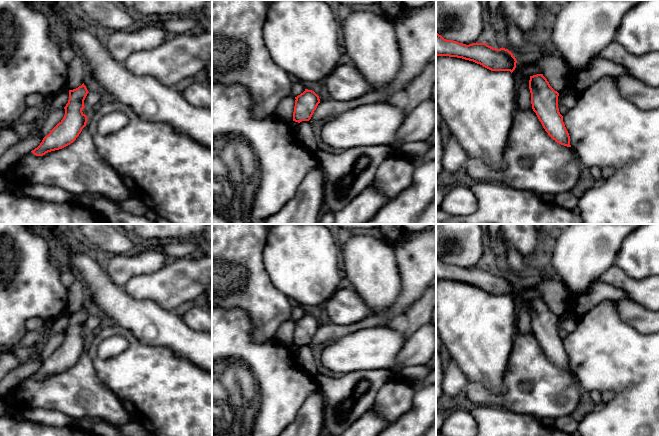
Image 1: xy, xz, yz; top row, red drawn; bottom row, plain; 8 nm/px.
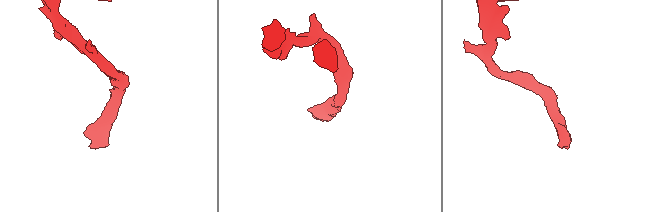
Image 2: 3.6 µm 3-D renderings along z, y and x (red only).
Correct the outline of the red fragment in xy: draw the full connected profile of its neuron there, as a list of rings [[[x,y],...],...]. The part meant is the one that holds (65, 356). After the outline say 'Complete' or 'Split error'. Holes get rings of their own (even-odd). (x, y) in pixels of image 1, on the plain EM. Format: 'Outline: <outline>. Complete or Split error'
Outline: [[[84,307],[76,313],[69,314],[69,324],[64,331],[63,343],[43,362],[40,369],[31,375],[34,379],[43,380],[76,364],[87,347],[88,341],[82,334],[85,332],[84,324],[88,317]]]. Complete

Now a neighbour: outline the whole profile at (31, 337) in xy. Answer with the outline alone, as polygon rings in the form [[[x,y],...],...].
[[[46,322],[42,328],[39,328],[34,331],[28,331],[26,335],[22,338],[20,342],[20,347],[32,347],[35,343],[37,343],[42,337],[44,337],[51,328],[51,323]]]

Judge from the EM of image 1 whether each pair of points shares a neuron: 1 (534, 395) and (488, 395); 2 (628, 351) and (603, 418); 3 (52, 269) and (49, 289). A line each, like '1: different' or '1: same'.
1: same
2: same
3: same

